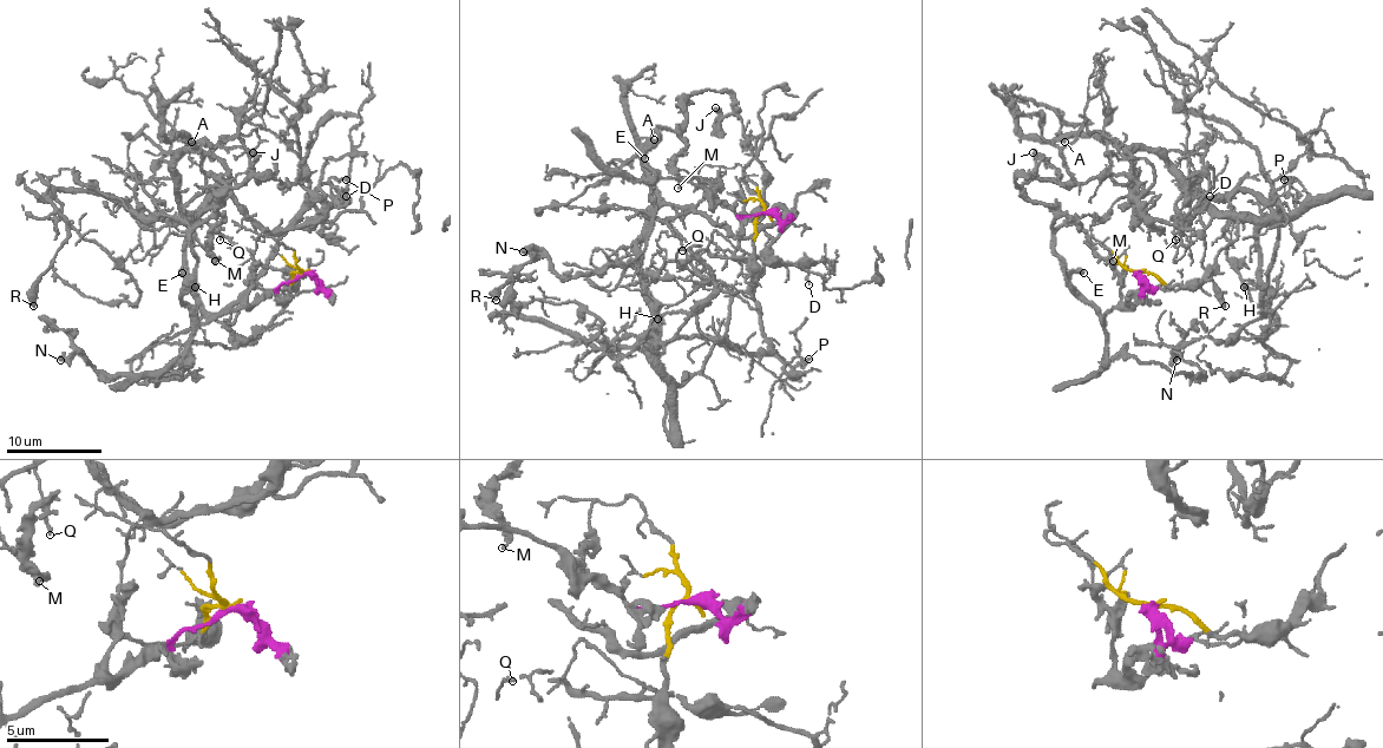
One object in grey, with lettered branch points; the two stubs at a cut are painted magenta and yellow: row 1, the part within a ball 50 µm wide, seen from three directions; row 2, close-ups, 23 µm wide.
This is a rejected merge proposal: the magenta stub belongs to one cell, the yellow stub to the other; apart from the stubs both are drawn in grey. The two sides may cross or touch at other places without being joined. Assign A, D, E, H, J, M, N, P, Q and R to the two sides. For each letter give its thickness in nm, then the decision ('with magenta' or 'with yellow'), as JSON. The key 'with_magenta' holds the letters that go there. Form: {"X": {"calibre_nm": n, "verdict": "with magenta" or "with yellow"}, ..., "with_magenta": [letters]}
{"A": {"calibre_nm": 110, "verdict": "with yellow"}, "D": {"calibre_nm": 150, "verdict": "with yellow"}, "E": {"calibre_nm": 320, "verdict": "with magenta"}, "H": {"calibre_nm": 120, "verdict": "with yellow"}, "J": {"calibre_nm": 360, "verdict": "with magenta"}, "M": {"calibre_nm": 240, "verdict": "with magenta"}, "N": {"calibre_nm": 320, "verdict": "with magenta"}, "P": {"calibre_nm": 120, "verdict": "with yellow"}, "Q": {"calibre_nm": 140, "verdict": "with yellow"}, "R": {"calibre_nm": 400, "verdict": "with yellow"}, "with_magenta": ["E", "J", "M", "N"]}

